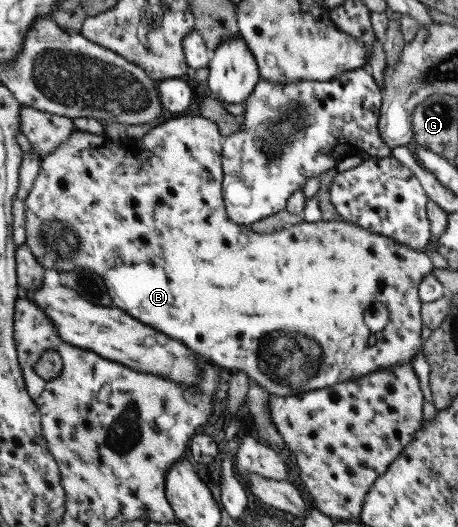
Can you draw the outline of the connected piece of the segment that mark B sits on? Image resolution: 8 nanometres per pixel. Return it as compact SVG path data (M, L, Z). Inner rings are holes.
M184 114L179 116L167 117L164 121L160 121L158 124L150 126L146 135L140 139L125 139L120 143L111 141L105 138L102 134L88 134L82 130L75 130L68 136L68 140L64 140L62 144L58 144L56 148L52 148L46 156L40 158L39 169L37 176L33 181L33 186L30 188L30 193L26 195L24 199L24 242L28 246L28 250L32 252L34 260L44 268L44 270L55 270L57 273L60 270L72 270L74 268L90 269L102 278L106 292L110 300L113 302L114 307L118 307L121 311L128 313L128 316L134 318L133 320L139 321L141 324L148 326L161 332L174 340L179 340L182 344L186 345L190 351L196 351L198 355L204 355L216 365L220 365L223 368L228 368L233 371L238 370L244 372L246 376L254 384L258 384L260 388L264 388L269 395L273 396L296 396L302 392L308 392L308 390L320 390L320 388L332 387L340 382L346 382L346 380L360 379L360 376L366 376L374 370L386 370L386 368L393 368L400 366L400 364L411 364L414 360L414 356L418 354L423 348L423 340L420 337L420 329L423 328L419 310L421 308L421 302L418 298L417 286L420 284L424 275L428 275L433 270L432 262L430 258L420 251L412 250L412 248L397 243L396 240L392 240L376 232L368 232L356 224L344 222L342 220L336 221L323 221L322 219L316 220L316 222L300 222L293 224L280 230L271 233L257 233L252 231L249 226L240 226L234 224L231 220L228 220L225 212L222 194L221 194L221 181L222 181L222 169L221 169L221 144L223 142L223 136L218 132L218 127L214 122L208 121L200 116L186 116ZM376 302L382 302L388 311L388 323L383 330L377 332L370 332L363 322L364 310L373 306Z

